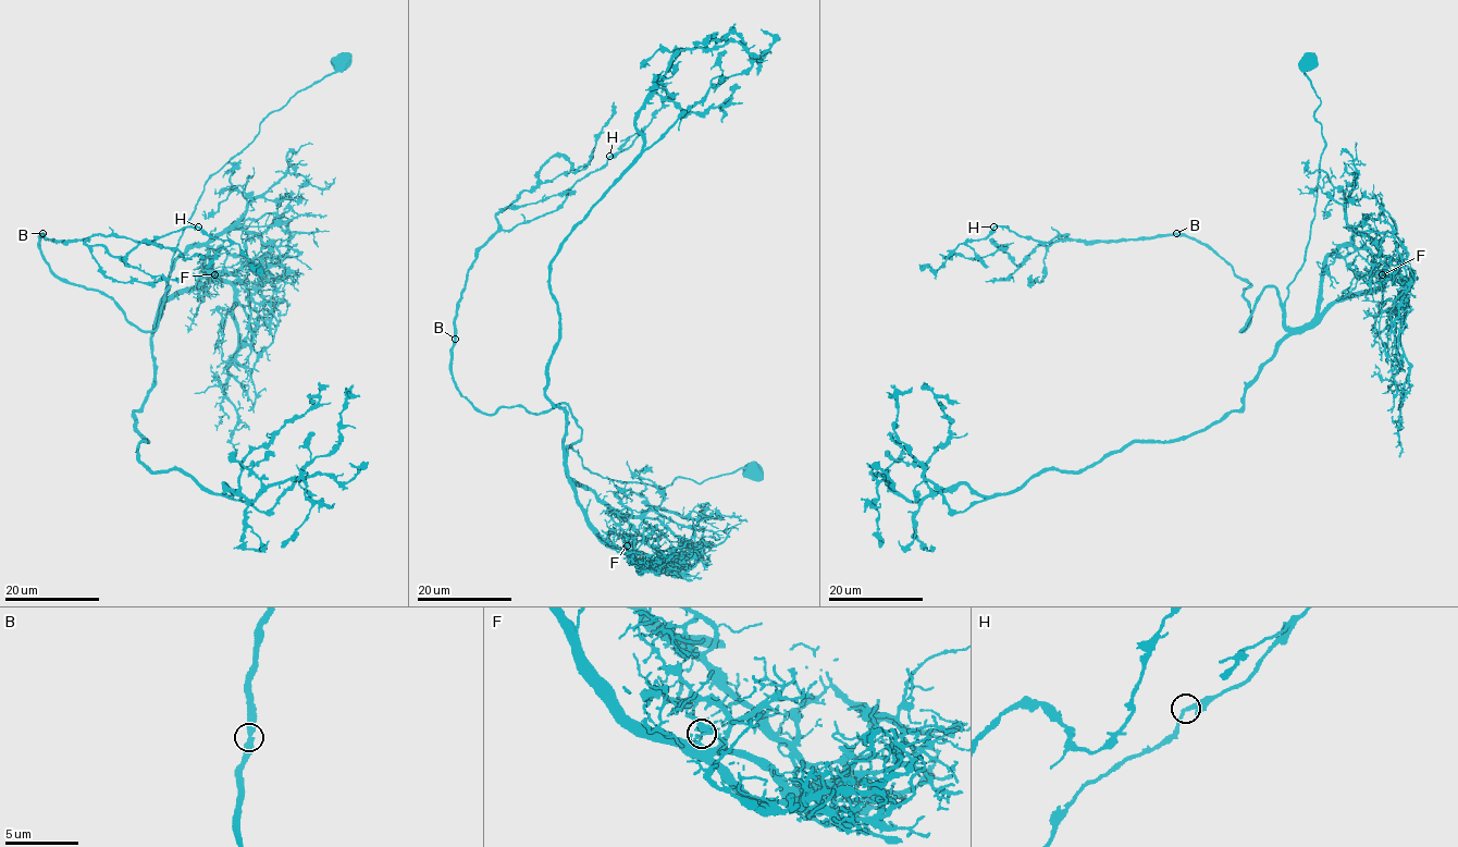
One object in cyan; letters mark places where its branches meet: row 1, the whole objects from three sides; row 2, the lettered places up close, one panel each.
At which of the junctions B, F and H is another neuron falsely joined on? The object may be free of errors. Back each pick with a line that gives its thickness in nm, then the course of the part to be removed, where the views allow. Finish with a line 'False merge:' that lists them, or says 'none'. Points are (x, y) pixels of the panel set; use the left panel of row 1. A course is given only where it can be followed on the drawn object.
F: 200 nm | (214, 274), (226, 252), (190, 246), (143, 330), (60, 278), (40, 236), (197, 225), (260, 264)
False merge: F

